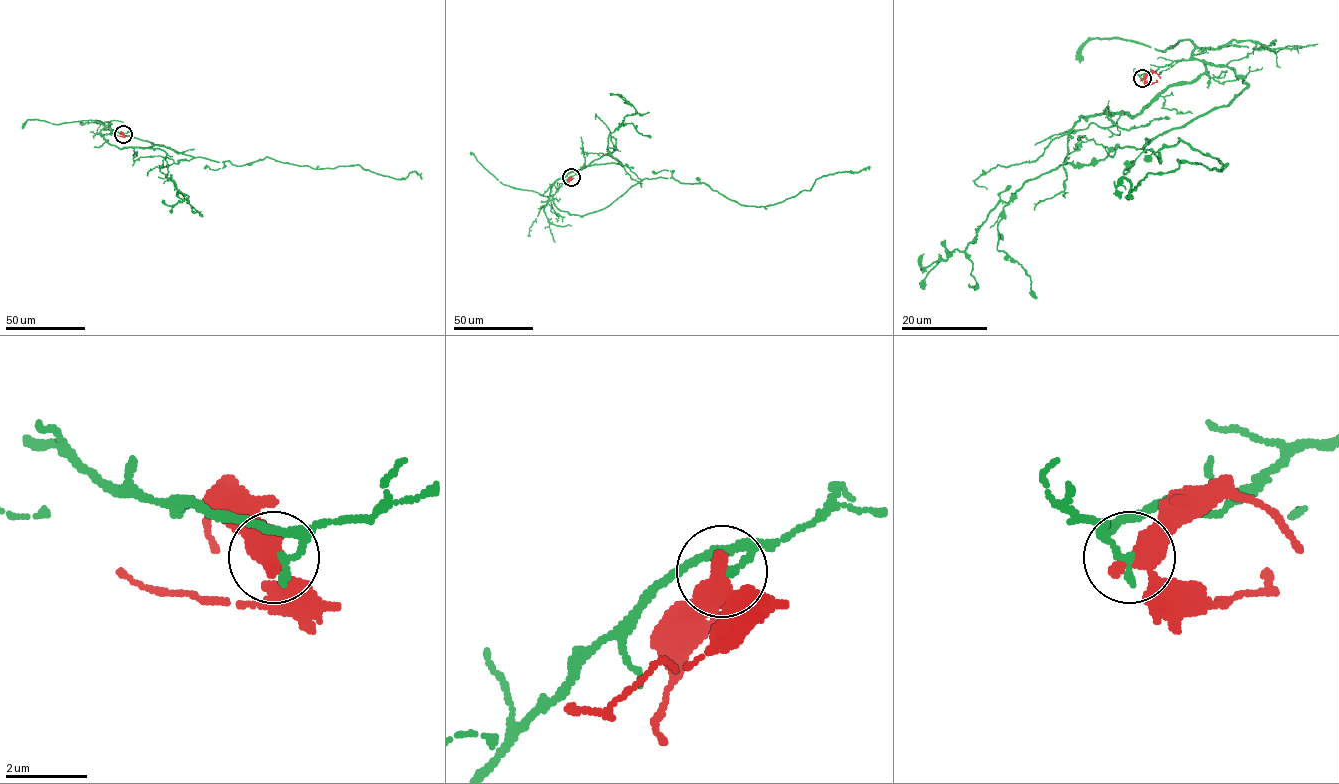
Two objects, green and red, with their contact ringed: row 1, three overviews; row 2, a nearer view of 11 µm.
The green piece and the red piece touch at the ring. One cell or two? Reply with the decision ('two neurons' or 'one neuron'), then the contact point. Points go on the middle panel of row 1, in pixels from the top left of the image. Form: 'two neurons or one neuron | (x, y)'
two neurons | (571, 177)

